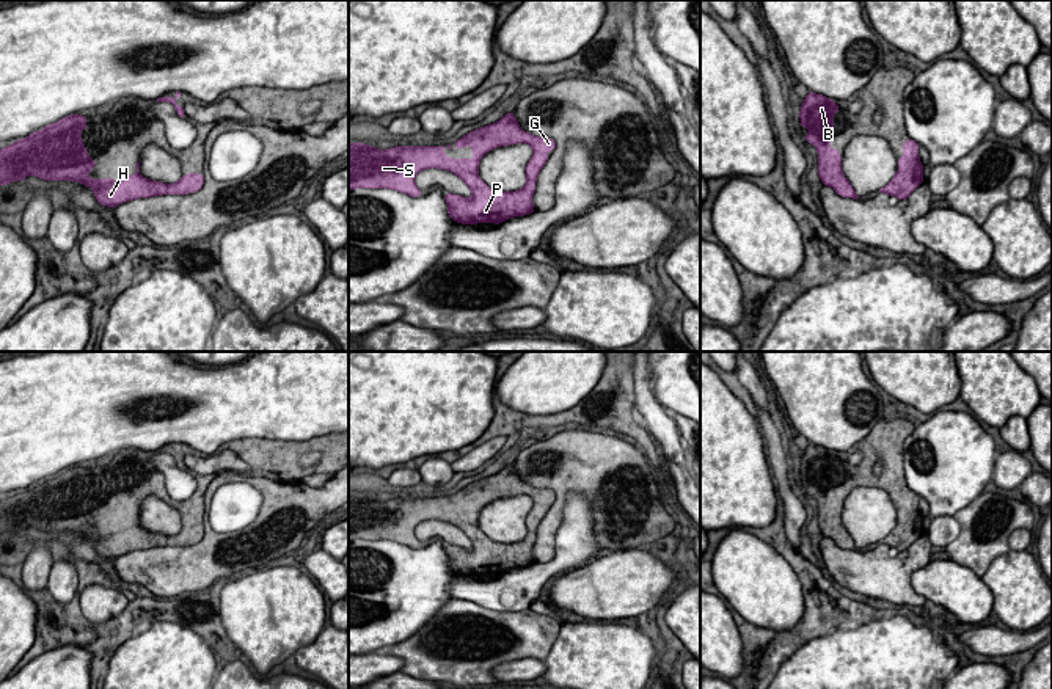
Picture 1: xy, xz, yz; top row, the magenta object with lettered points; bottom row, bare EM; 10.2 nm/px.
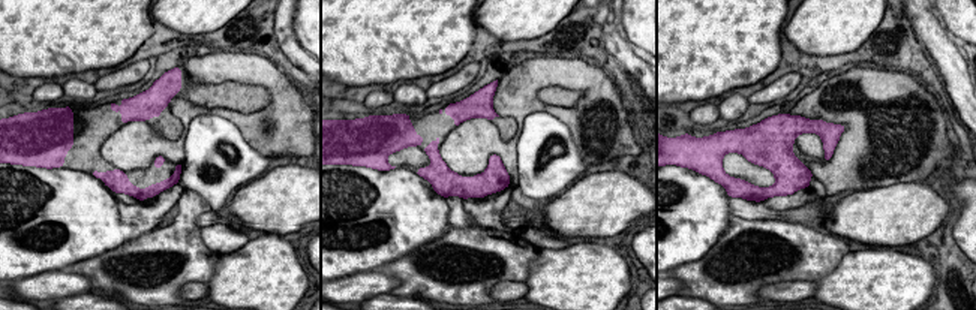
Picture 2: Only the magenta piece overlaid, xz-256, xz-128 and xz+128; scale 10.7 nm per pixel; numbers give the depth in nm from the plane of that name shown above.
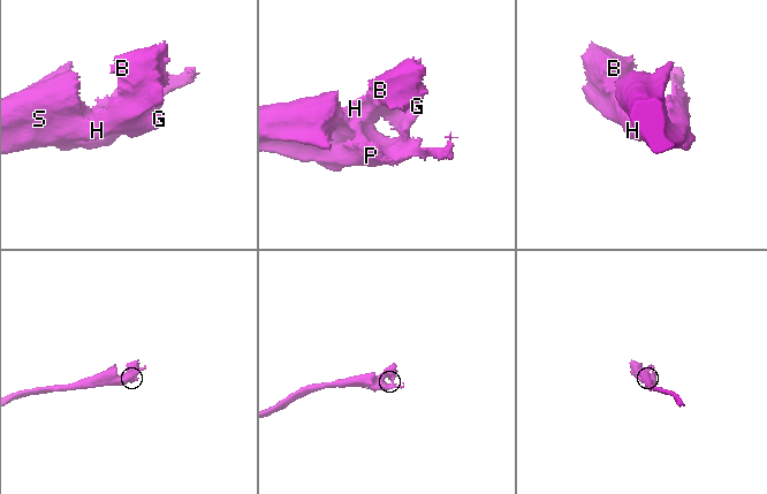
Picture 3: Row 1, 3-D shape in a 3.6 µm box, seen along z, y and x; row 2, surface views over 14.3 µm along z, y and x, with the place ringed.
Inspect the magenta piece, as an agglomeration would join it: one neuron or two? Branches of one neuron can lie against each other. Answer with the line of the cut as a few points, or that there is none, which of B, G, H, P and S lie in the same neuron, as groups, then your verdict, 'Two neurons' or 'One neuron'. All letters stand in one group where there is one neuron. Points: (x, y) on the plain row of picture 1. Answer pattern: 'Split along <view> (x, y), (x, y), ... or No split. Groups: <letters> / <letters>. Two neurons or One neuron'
No split. Groups: B G H P S. One neuron

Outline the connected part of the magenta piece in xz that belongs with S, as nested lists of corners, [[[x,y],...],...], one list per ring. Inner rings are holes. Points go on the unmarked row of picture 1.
[[[513,463],[499,472],[479,479],[454,493],[457,501],[471,498],[474,507],[466,512],[449,510],[444,498],[396,498],[380,502],[363,494],[349,494],[349,541],[389,540],[413,549],[421,548],[415,529],[422,521],[446,521],[458,527],[471,541],[471,549],[444,545],[447,567],[462,576],[495,574],[512,568],[524,568],[535,563],[532,548],[537,527],[553,504],[556,493],[548,488],[534,488],[524,483]],[[526,494],[532,499],[532,509],[526,518],[526,537],[515,543],[498,543],[479,529],[482,509],[501,498]]]

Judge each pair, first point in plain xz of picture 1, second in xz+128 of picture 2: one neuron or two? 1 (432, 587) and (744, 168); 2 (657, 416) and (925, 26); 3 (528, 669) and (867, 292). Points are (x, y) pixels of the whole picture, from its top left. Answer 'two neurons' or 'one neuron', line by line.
1: two neurons
2: one neuron
3: two neurons

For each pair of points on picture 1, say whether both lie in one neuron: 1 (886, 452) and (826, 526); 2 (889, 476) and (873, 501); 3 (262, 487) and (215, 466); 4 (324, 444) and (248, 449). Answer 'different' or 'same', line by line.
1: same
2: different
3: same
4: same

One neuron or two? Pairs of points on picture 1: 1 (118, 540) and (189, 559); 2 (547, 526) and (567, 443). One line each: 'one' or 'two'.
1: two
2: one

